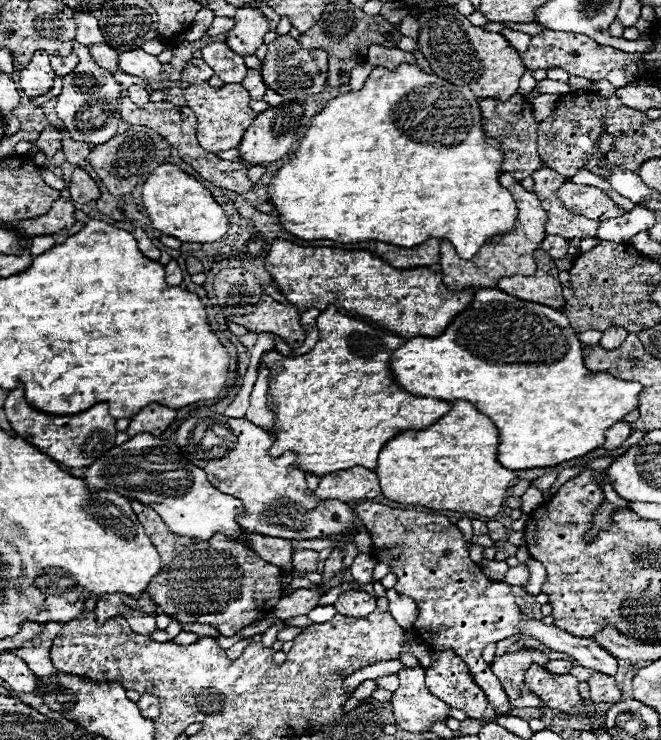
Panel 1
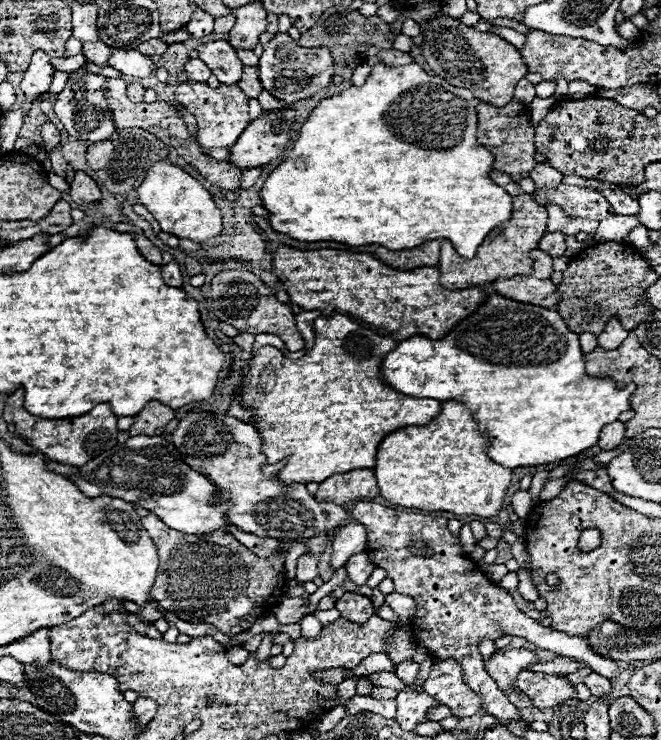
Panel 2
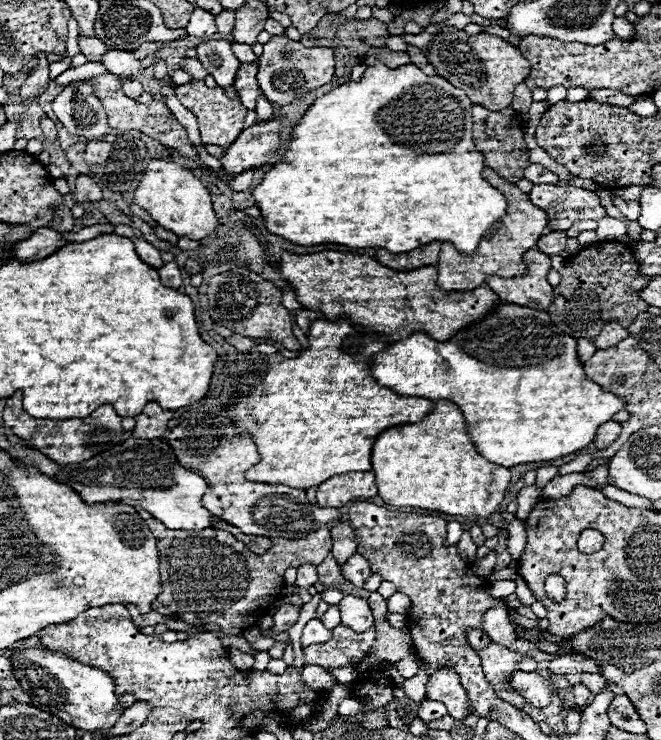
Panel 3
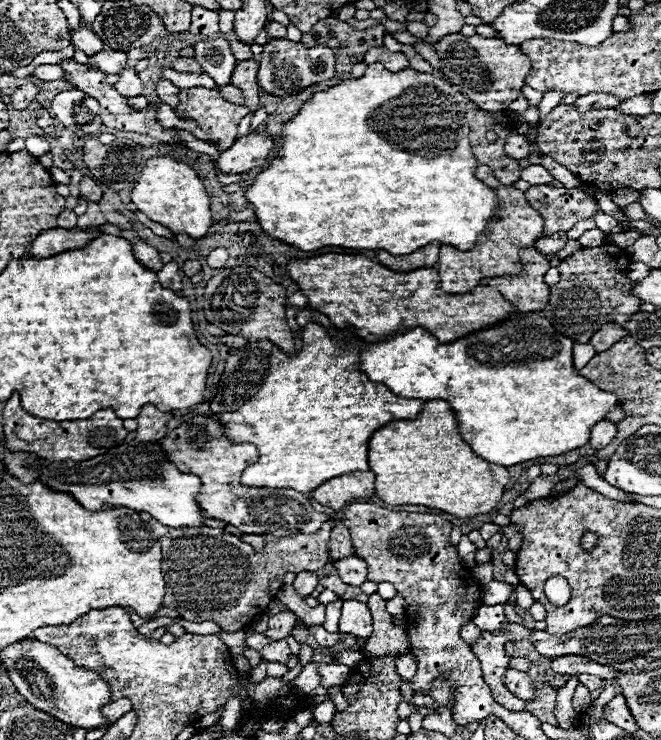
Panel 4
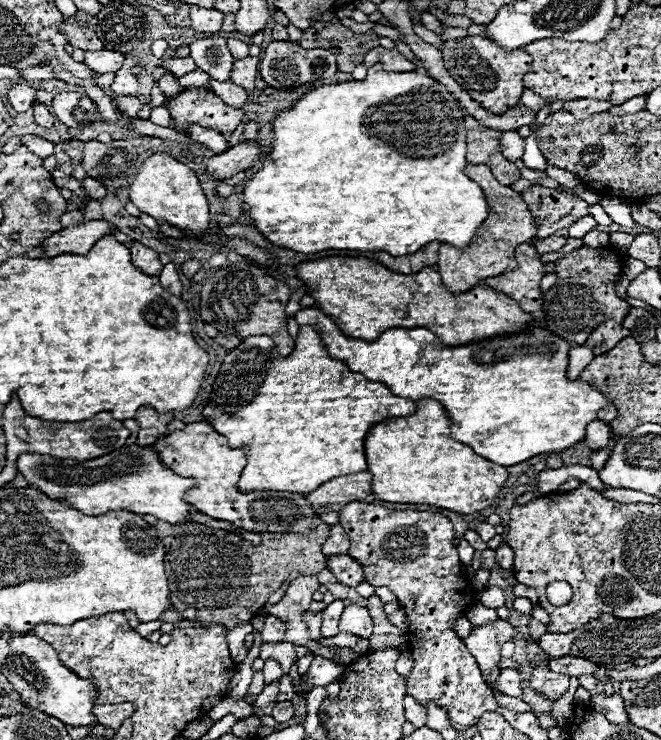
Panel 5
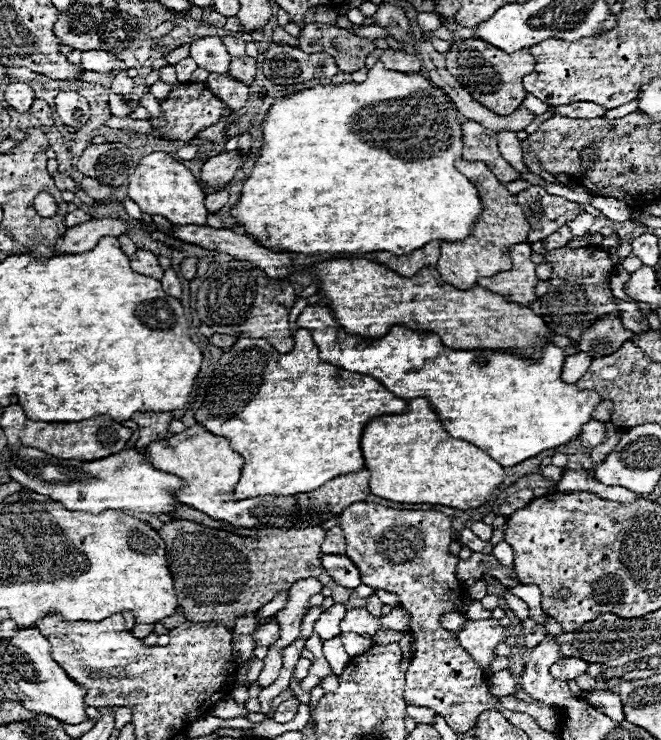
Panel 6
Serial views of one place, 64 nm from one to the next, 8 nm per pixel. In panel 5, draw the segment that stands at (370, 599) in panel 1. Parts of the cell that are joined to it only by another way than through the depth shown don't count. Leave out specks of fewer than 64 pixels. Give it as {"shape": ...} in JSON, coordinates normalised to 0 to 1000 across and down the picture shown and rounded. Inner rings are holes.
{"shape":[[[526,816],[514,835],[514,854],[536,857],[545,862],[560,862],[563,857],[563,835],[551,819]]]}

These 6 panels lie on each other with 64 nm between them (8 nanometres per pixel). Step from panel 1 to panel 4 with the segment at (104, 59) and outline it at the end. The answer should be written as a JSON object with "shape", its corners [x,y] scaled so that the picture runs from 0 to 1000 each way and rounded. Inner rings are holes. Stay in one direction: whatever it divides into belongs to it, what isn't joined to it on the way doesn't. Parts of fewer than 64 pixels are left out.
{"shape":[[[121,32],[121,35],[109,43],[109,59],[112,59],[112,65],[124,68],[130,76],[142,76],[142,73],[148,73],[148,70],[157,68],[154,54],[151,54],[151,51],[136,41],[136,35],[130,35],[130,32]]]}

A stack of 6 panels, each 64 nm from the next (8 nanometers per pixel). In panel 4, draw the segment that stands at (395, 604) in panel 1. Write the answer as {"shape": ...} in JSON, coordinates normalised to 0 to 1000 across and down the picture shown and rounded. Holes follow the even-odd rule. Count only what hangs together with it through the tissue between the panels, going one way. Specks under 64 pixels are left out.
{"shape":[[[596,805],[593,811],[587,811],[587,816],[584,816],[584,822],[587,822],[587,827],[593,830],[593,832],[602,832],[602,830],[611,830],[611,824],[614,824],[614,811],[608,808],[608,805]]]}

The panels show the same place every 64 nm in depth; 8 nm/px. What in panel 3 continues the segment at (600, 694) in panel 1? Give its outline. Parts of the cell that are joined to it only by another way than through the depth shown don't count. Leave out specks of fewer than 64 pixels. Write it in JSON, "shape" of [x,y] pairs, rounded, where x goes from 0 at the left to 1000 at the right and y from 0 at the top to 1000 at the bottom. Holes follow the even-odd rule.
{"shape":[[[880,911],[880,924],[884,924],[884,927],[890,927],[896,935],[908,938],[908,935],[914,935],[914,930],[917,930],[920,919],[917,919],[917,916],[911,916],[908,911]]]}

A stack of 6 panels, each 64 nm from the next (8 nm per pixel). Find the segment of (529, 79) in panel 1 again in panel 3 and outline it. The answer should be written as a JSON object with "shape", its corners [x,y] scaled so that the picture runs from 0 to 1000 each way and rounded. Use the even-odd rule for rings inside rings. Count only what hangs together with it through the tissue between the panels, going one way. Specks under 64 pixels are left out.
{"shape":[[[790,111],[790,114],[784,114],[781,116],[781,124],[778,124],[778,135],[775,135],[775,146],[781,146],[784,151],[796,151],[799,149],[799,143],[805,141],[805,124],[802,124],[802,119]]]}

